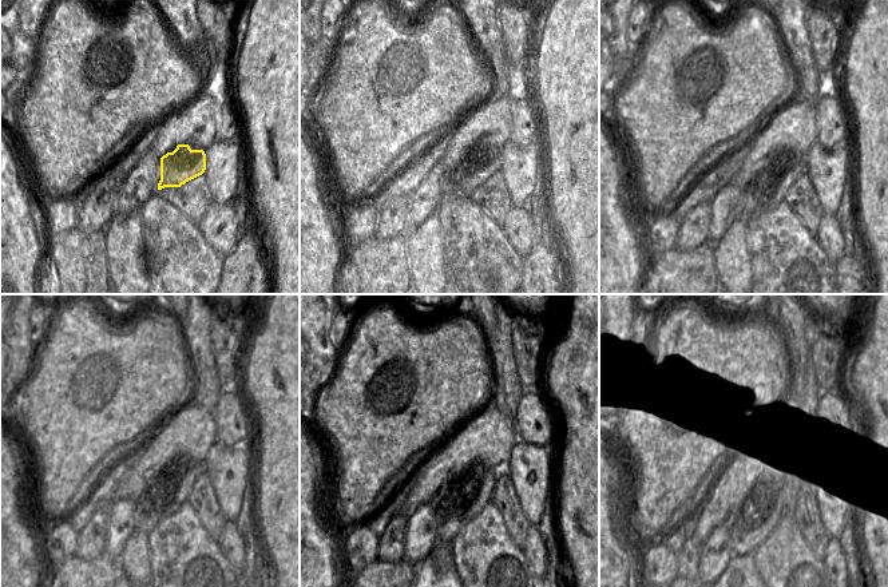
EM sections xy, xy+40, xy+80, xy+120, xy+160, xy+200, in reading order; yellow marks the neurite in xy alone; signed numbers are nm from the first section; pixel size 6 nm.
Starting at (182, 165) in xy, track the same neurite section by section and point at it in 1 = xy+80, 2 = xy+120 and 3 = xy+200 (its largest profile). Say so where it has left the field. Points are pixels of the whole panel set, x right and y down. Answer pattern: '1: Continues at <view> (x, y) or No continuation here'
1: Continues at xy+80 (754, 198)
2: Continues at xy+120 (159, 495)
3: Continues at xy+200 (750, 530)

